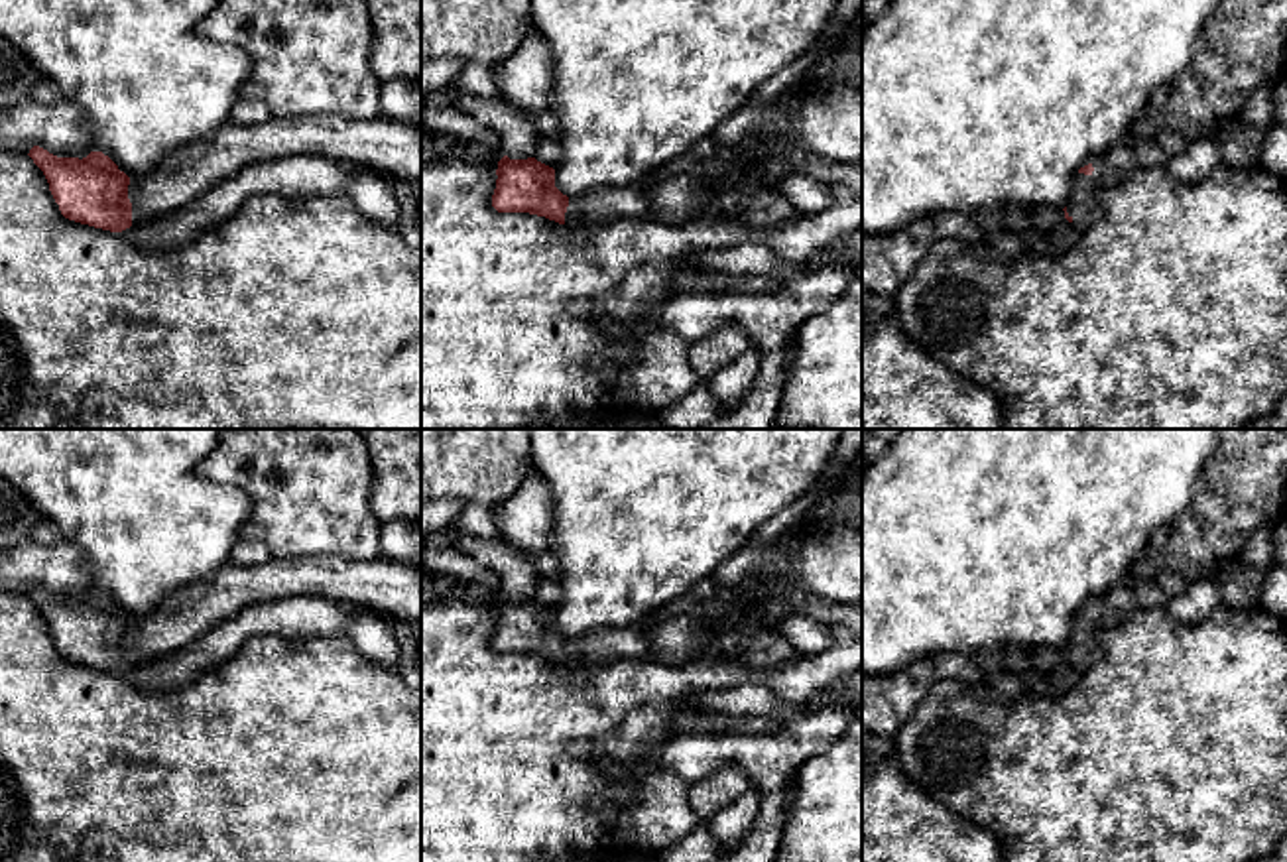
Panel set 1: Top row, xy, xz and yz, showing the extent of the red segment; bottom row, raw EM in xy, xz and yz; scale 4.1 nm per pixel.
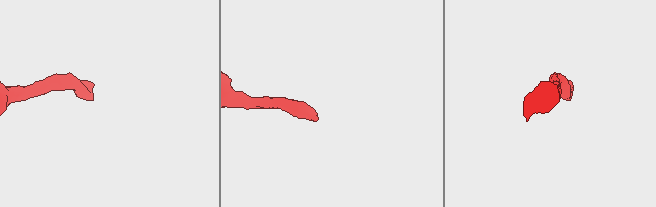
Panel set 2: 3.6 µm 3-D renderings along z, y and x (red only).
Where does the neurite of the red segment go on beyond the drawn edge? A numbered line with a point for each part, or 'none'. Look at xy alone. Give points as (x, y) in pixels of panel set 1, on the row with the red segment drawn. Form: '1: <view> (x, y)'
1: xy (392, 148)

